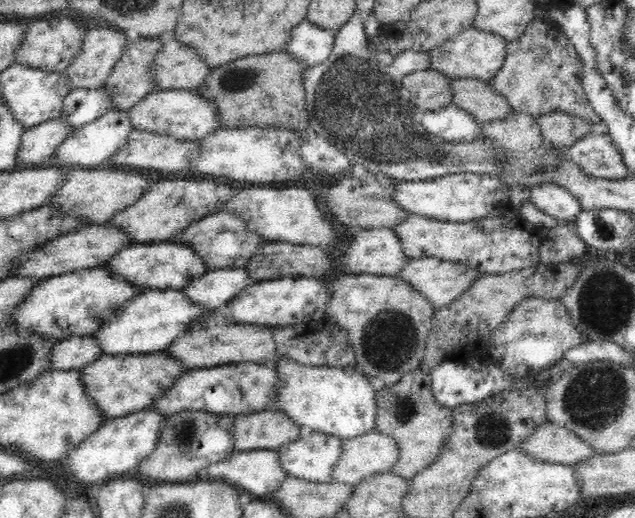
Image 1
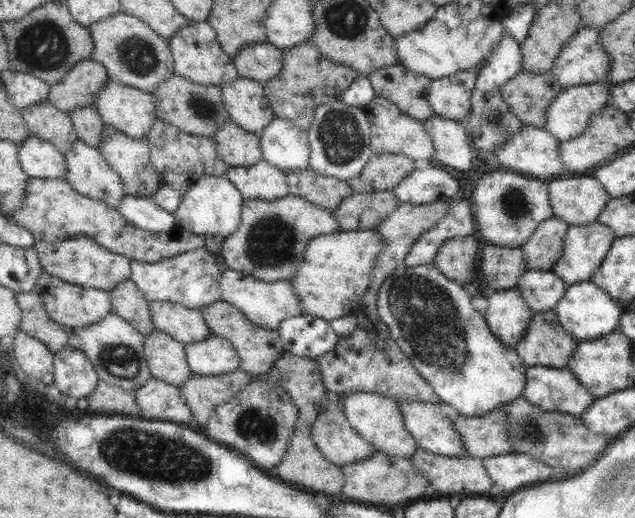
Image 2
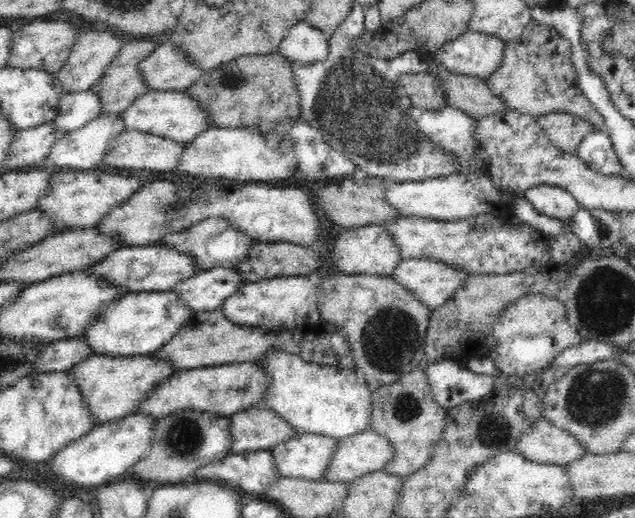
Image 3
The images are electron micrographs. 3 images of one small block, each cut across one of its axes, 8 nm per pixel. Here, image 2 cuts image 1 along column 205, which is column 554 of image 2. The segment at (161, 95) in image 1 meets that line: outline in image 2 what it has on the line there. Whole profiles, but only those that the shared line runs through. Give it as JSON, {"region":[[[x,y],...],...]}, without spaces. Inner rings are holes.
{"region":[[[591,83],[564,87],[546,112],[545,129],[556,140],[578,137],[590,125],[590,119],[610,104],[610,85]]]}

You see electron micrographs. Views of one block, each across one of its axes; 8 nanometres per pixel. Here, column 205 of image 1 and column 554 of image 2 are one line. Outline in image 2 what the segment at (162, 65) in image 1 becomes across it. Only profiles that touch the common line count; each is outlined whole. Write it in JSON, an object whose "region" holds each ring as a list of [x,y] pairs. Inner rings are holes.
{"region":[[[584,26],[564,45],[549,74],[562,88],[607,84],[610,66],[610,58],[600,46],[600,29]]]}

